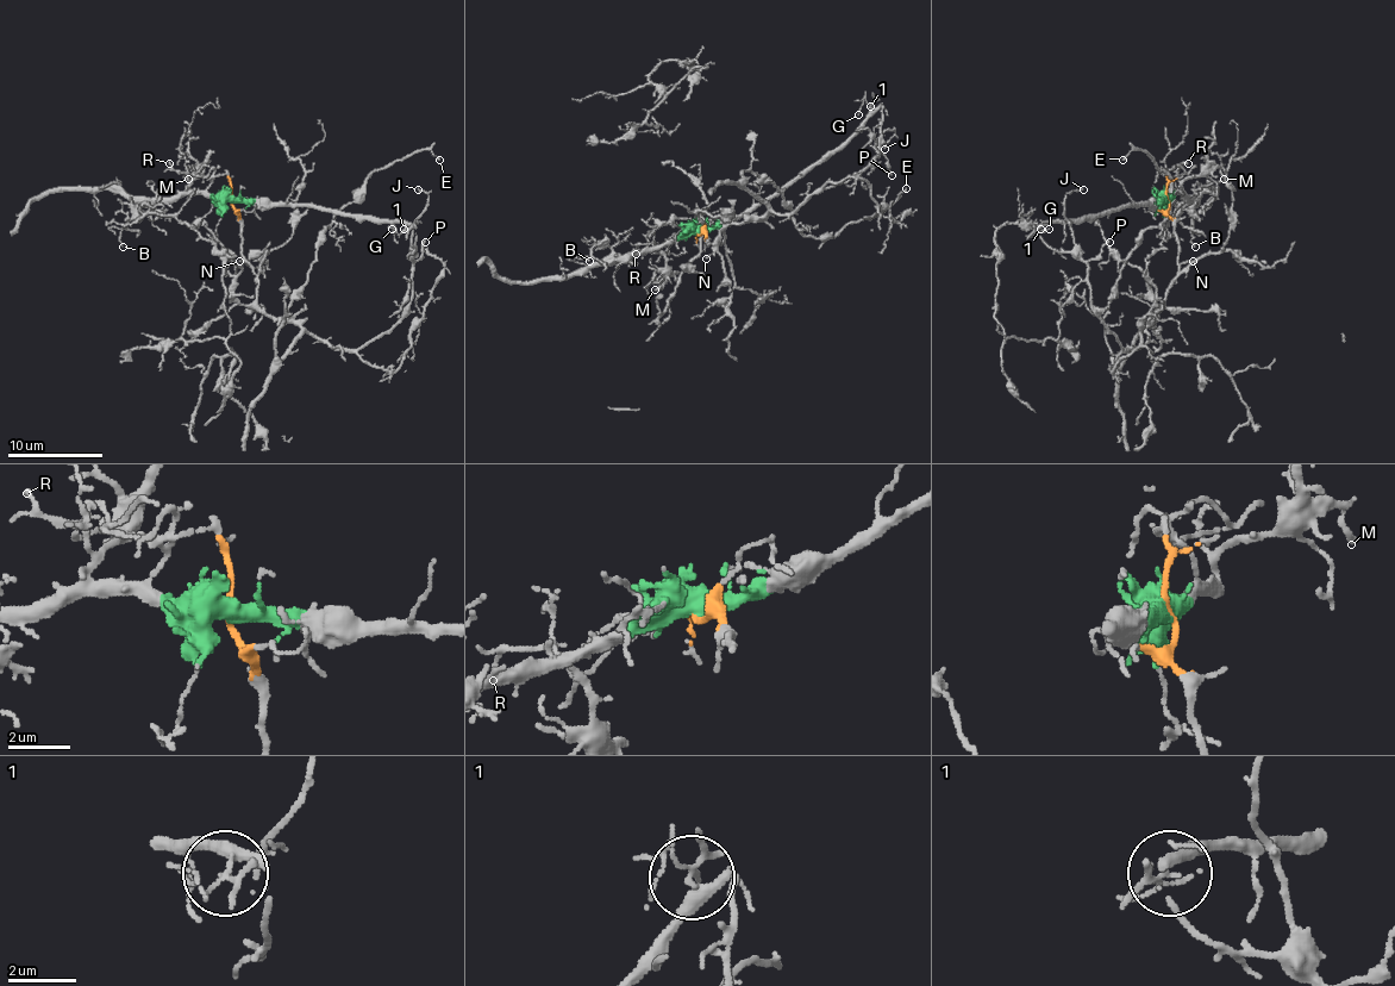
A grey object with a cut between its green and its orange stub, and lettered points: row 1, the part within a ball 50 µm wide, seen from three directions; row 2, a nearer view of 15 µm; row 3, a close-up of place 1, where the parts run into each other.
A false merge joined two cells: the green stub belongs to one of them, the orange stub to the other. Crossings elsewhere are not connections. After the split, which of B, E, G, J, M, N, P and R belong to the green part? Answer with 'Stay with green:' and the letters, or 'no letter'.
Stay with green: B, G, M, R

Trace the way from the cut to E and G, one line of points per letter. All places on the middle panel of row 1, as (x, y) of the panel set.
E: (699, 232), (718, 244), (768, 211), (742, 170), (820, 237), (906, 187)
G: (699, 232), (734, 223), (780, 194), (825, 161), (865, 118), (870, 106), (865, 104), (858, 116)

